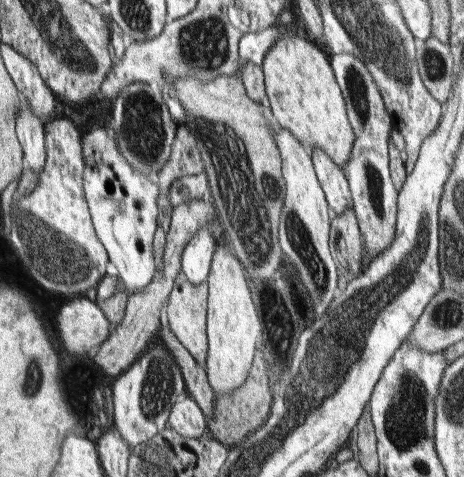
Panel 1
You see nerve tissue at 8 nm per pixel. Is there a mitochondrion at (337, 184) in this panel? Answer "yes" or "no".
no

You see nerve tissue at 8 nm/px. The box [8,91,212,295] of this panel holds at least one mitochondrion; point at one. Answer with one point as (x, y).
(75, 266)

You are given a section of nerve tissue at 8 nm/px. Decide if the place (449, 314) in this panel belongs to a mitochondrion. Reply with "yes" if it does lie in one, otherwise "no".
yes

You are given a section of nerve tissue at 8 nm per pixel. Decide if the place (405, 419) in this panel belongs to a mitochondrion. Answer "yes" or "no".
yes

